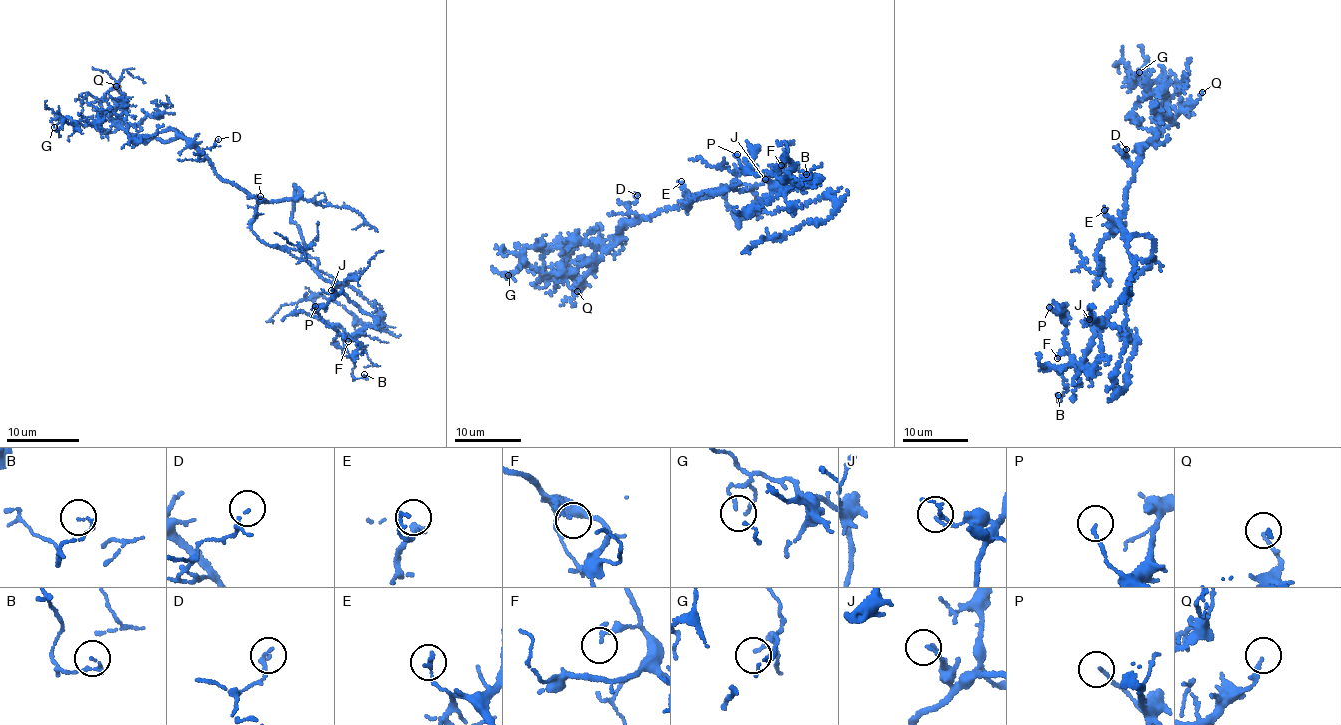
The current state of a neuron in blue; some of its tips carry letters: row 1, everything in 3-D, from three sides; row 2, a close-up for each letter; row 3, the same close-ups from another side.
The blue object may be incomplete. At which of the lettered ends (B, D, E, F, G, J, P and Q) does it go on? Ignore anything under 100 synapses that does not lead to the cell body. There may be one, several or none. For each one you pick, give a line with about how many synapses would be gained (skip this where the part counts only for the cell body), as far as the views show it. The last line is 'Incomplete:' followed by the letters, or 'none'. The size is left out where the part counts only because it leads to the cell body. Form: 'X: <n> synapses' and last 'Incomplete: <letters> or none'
Incomplete: none

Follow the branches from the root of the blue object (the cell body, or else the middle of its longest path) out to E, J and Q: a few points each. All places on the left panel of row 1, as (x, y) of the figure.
E: (292, 186), (299, 191), (297, 196), (260, 203), (256, 199), (260, 196)
J: (292, 186), (296, 187), (292, 218), (304, 241), (302, 258), (335, 284), (335, 289), (331, 290)
Q: (292, 186), (297, 196), (264, 202), (226, 182), (186, 139), (130, 135), (117, 117), (123, 110), (116, 86)

